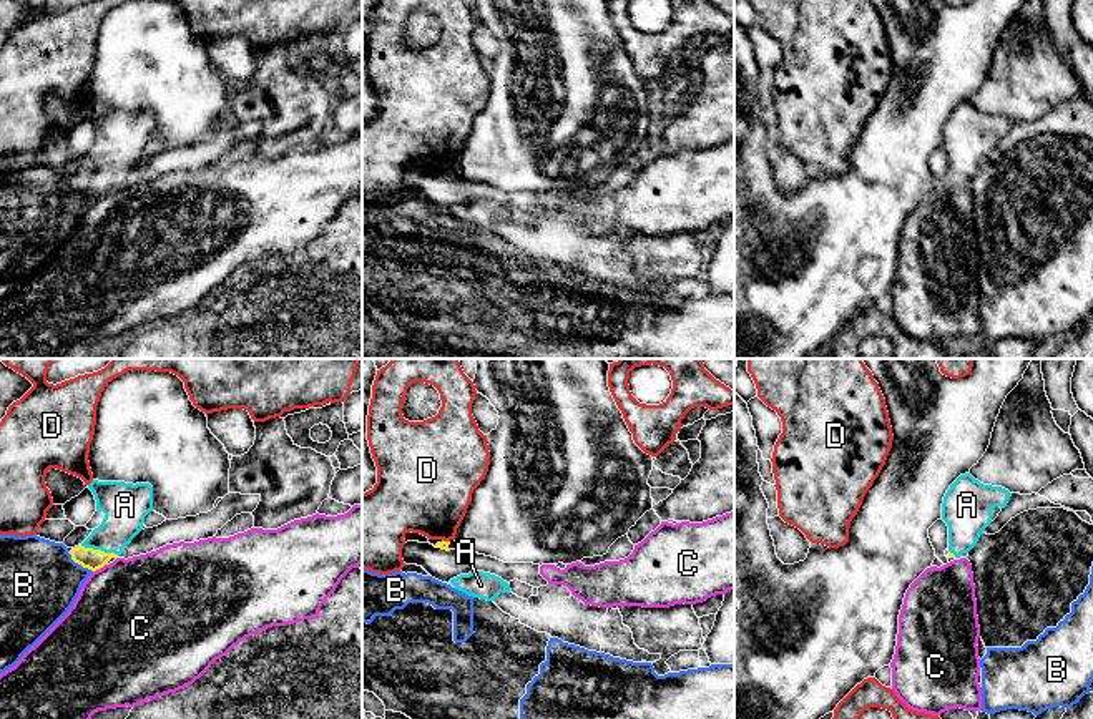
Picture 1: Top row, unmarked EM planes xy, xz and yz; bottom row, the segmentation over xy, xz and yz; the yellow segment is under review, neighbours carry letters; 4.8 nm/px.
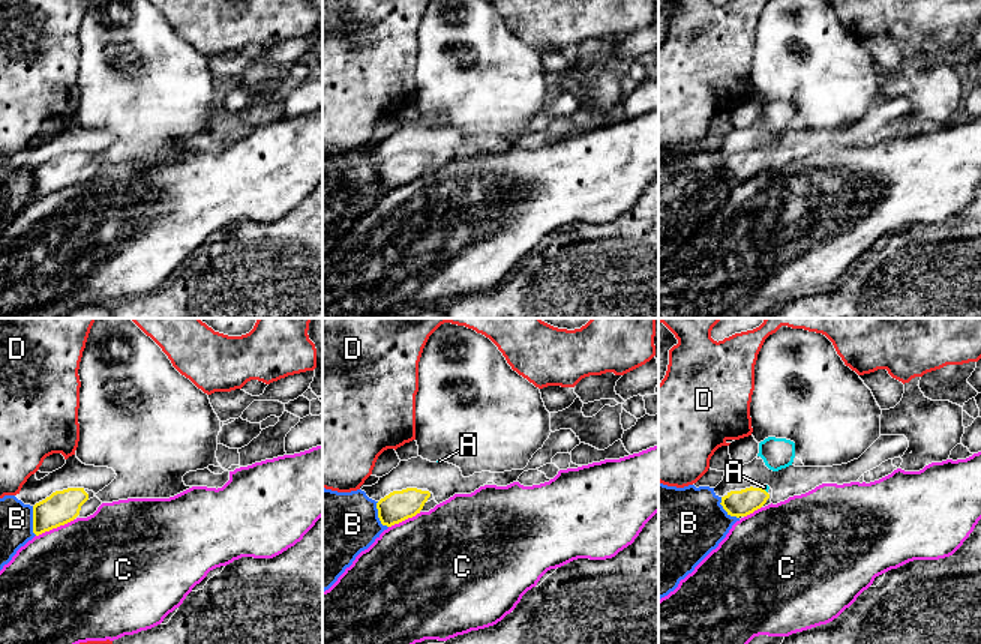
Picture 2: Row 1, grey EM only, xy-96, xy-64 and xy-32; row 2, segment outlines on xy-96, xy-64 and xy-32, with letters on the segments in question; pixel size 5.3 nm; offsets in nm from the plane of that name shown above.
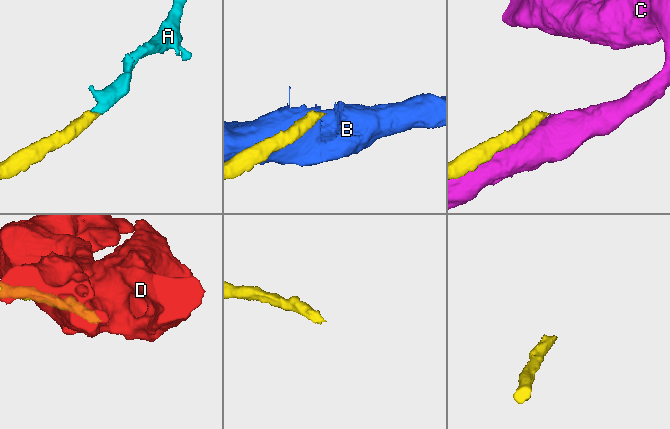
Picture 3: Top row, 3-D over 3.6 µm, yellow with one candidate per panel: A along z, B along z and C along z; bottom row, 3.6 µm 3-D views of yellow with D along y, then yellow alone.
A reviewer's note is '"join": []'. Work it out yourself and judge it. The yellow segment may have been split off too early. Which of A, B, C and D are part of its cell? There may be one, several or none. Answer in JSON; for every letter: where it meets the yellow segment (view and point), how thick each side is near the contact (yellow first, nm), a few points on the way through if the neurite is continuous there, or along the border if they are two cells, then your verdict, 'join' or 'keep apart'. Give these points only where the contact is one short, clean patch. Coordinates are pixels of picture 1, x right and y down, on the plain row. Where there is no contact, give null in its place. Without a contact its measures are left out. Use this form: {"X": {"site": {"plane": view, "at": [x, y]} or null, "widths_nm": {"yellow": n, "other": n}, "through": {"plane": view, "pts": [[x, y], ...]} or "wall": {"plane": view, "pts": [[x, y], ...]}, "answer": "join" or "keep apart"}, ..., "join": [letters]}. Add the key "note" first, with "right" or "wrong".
{"note": "wrong", "A": {"site": {"plane": "xy", "at": [100, 178]}, "widths_nm": {"yellow": 100, "other": 220}, "through": {"plane": "xy", "pts": [[90, 186], [100, 178], [122, 151], [125, 133]]}, "answer": "join"}, "B": {"site": {"plane": "xy", "at": [80, 191]}, "widths_nm": {"yellow": 100, "other": 380}, "answer": "keep apart"}, "C": {"site": {"plane": "xy", "at": [98, 196]}, "widths_nm": {"yellow": 100, "other": 500}, "answer": "keep apart"}, "D": {"site": {"plane": "xz", "at": [447, 170]}, "widths_nm": {"yellow": 50, "other": 400}, "answer": "keep apart"}, "join": ["A"]}

